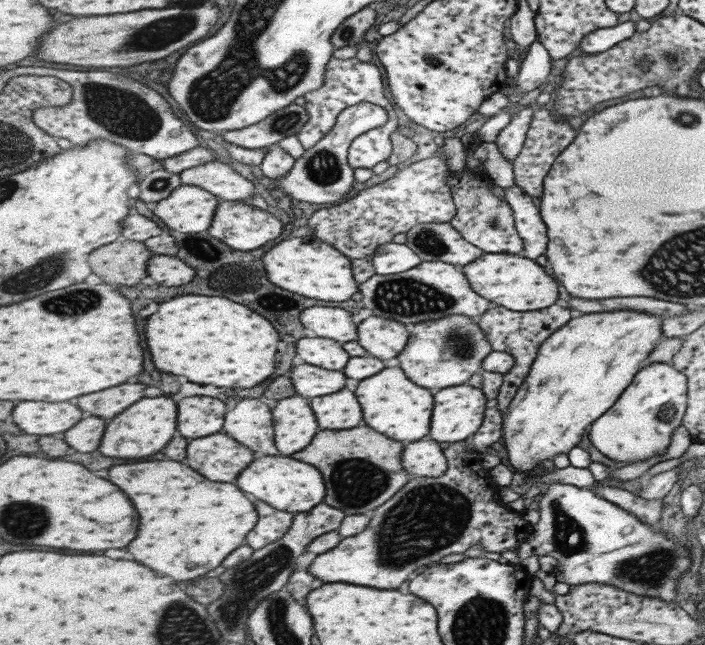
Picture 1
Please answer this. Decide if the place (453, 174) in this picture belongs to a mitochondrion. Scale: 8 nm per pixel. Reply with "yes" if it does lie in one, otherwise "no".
no

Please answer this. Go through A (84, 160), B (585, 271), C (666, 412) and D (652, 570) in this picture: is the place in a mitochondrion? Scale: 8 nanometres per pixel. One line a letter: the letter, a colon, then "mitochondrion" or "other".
A: other
B: other
C: mitochondrion
D: mitochondrion

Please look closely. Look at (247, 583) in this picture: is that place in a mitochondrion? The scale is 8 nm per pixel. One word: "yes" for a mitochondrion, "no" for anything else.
yes

